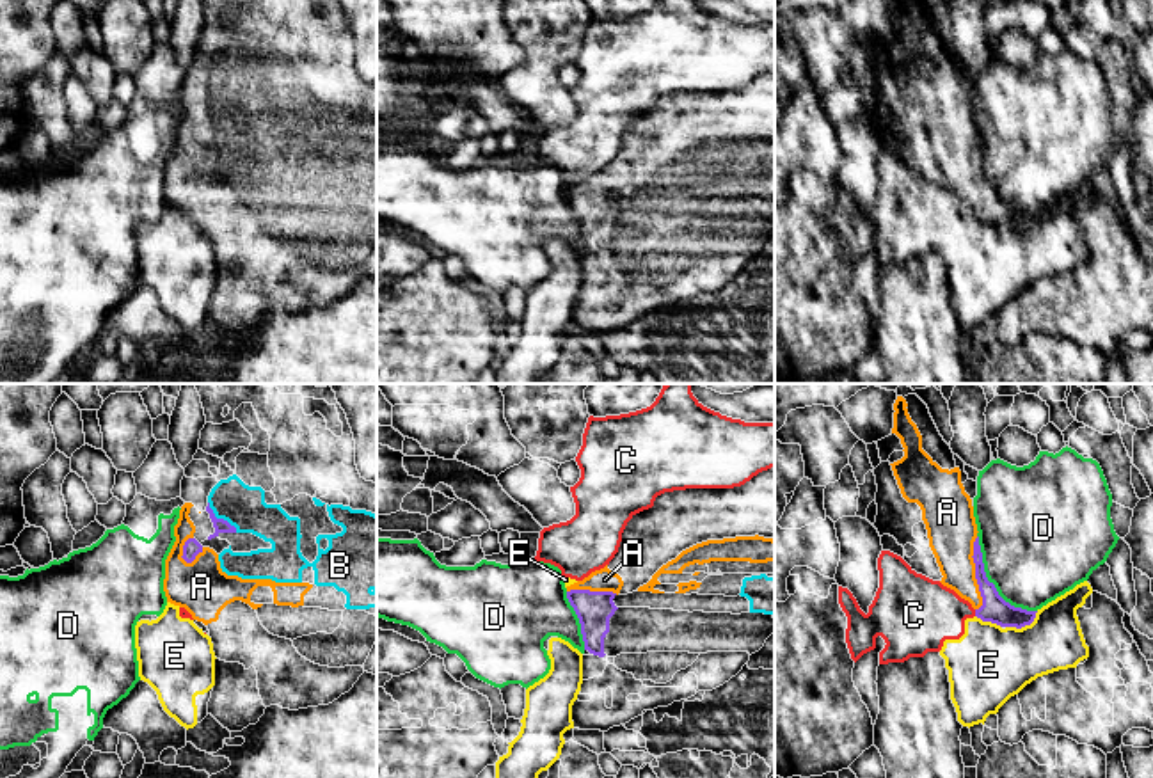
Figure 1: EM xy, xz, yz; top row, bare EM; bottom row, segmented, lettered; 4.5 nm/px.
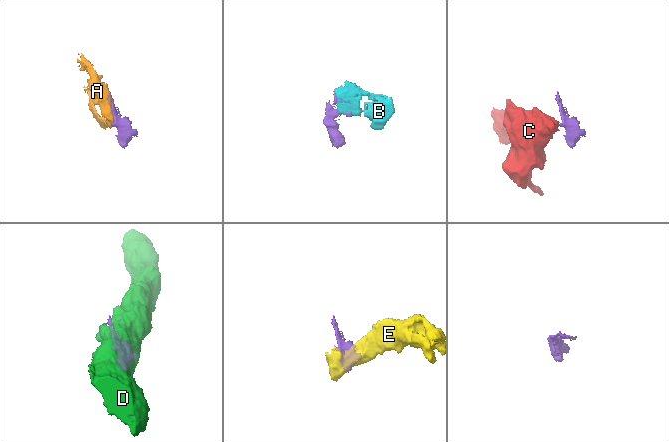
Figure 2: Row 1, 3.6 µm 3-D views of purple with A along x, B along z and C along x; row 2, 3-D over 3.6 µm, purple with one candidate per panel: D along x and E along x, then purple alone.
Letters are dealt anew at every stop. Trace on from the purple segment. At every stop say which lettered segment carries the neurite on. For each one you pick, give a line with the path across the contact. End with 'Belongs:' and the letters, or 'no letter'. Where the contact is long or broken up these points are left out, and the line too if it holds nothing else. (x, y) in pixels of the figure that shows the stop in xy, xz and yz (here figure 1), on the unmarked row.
Belongs: A, B

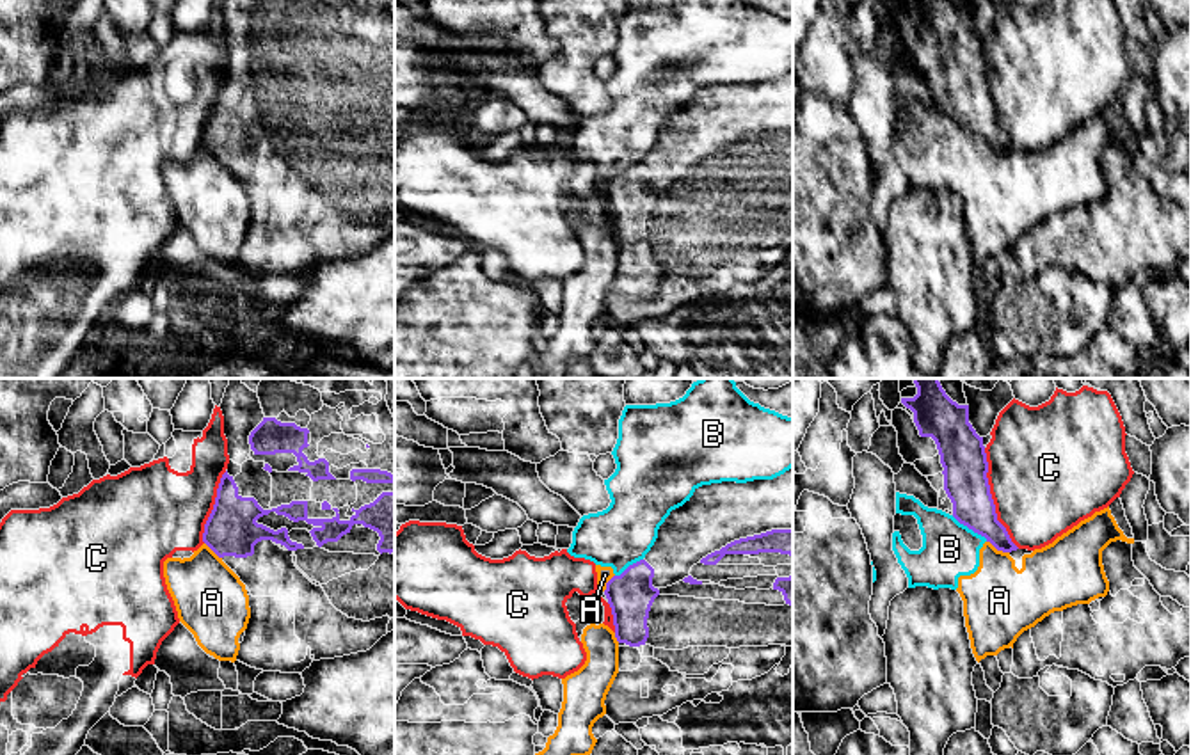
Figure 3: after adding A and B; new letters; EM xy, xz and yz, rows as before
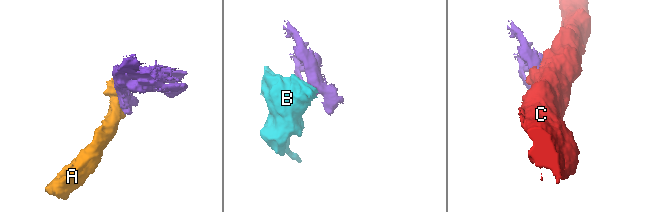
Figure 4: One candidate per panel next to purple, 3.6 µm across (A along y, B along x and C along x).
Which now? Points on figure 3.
Belongs: no letter

